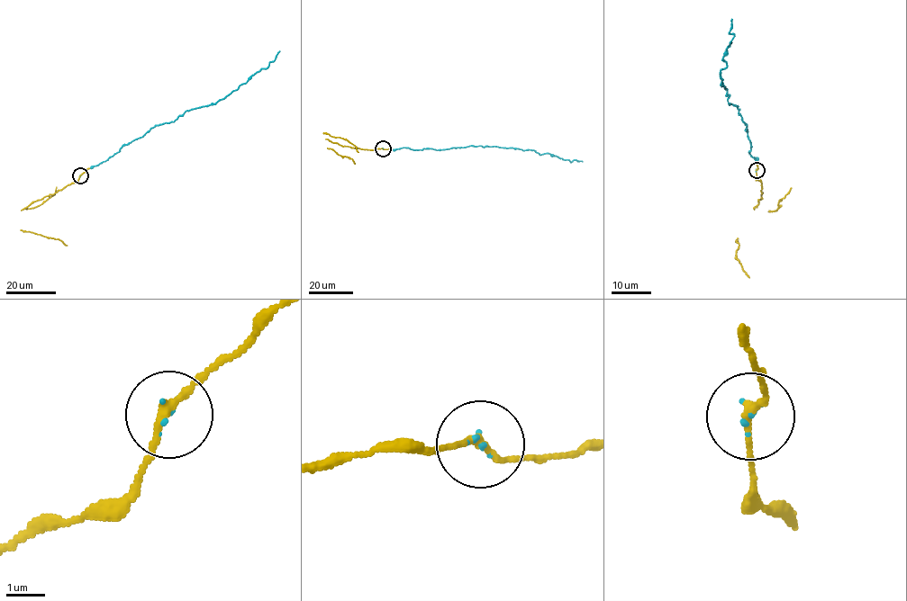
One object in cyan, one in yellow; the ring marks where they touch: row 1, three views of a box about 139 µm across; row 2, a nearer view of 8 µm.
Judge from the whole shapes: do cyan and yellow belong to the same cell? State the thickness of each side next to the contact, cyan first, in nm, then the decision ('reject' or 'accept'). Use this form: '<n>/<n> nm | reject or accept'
90/190 nm | accept

